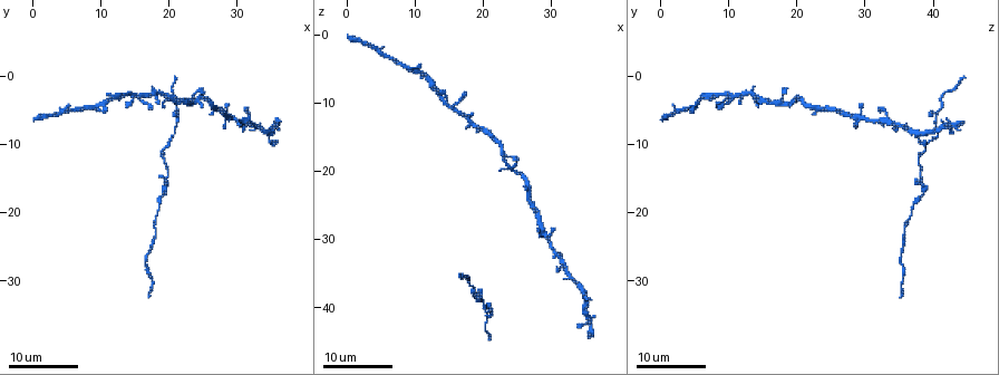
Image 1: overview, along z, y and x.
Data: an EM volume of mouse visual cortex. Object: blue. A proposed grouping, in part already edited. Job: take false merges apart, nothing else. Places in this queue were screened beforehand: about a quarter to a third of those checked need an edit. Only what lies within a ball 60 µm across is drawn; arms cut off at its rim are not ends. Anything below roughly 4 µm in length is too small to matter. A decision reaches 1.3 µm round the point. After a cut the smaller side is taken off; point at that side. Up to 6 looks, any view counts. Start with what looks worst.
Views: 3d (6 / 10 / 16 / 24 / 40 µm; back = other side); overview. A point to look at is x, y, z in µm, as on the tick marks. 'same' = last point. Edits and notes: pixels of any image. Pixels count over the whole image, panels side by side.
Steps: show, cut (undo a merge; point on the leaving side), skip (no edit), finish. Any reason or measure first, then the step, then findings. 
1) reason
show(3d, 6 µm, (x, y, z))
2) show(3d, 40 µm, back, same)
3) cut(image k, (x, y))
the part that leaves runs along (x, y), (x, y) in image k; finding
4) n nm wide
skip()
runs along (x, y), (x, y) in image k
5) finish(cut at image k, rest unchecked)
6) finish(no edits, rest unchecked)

arms part here
show(3d, 16 µm, (21.0, 5.5, 40.5))

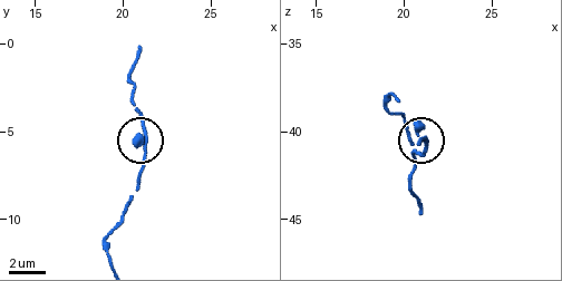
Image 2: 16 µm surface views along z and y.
show(3d, 6 µm, (21.4, 5.4, 40.7))

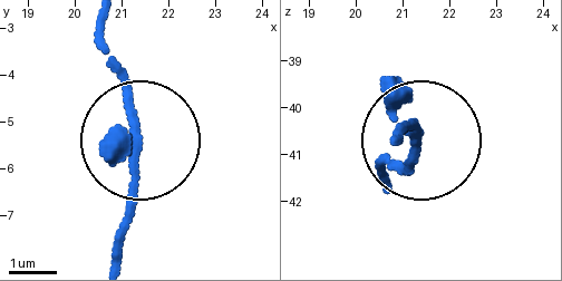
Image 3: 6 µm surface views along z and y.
160 nm wide
skip()
one cell here

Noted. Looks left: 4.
arms part here
show(3d, 16 µm, (32.0, 7.5, 34.0))

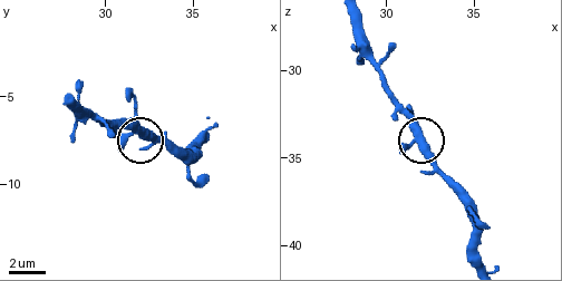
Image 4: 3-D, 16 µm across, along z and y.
show(3d, 6 µm, (31.8, 7.1, 33.9))

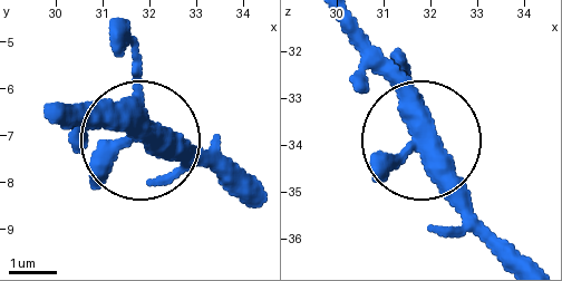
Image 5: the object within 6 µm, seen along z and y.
from behind
show(3d, 6 µm, back, (31.70, 7.00, 34.10))

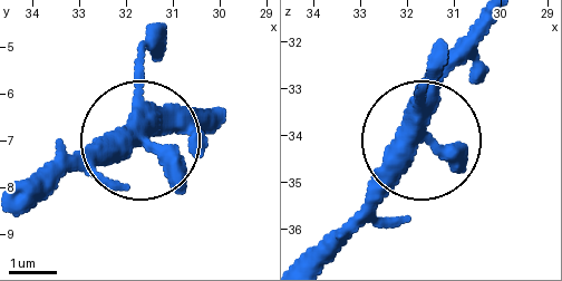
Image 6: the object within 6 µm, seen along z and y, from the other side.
skip()
runs along (204, 124), (156, 124), (52, 160) in image 6; continuous, no second cell

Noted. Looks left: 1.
finish(no edits, rest unchecked)

